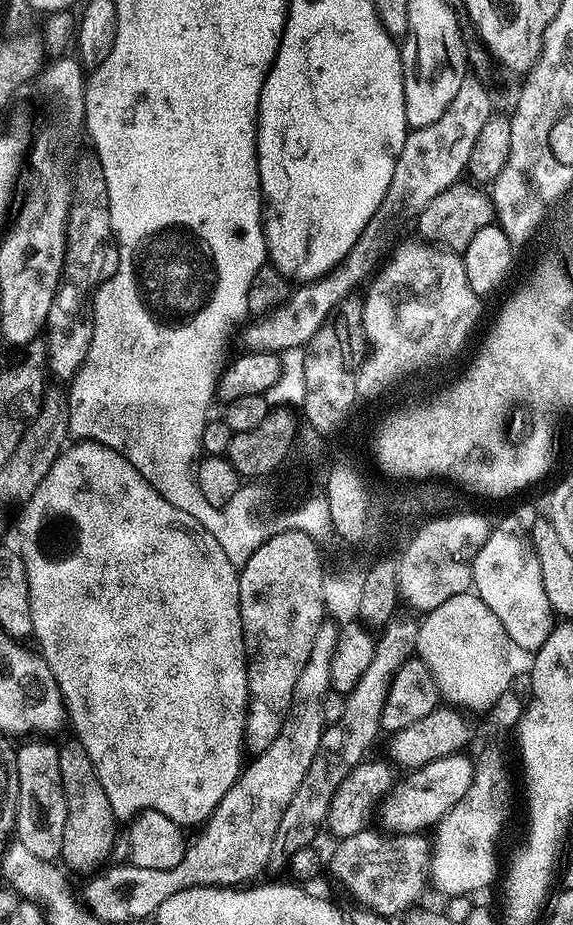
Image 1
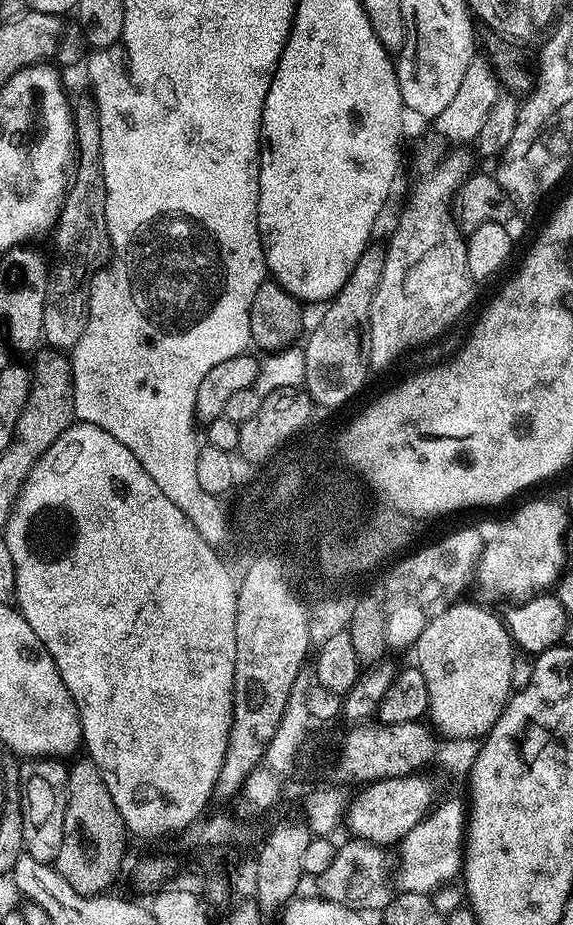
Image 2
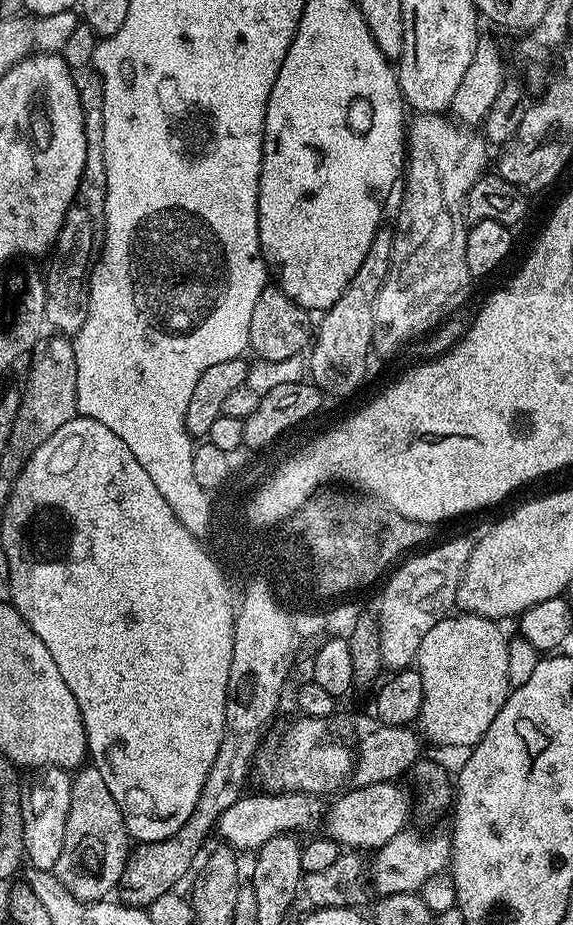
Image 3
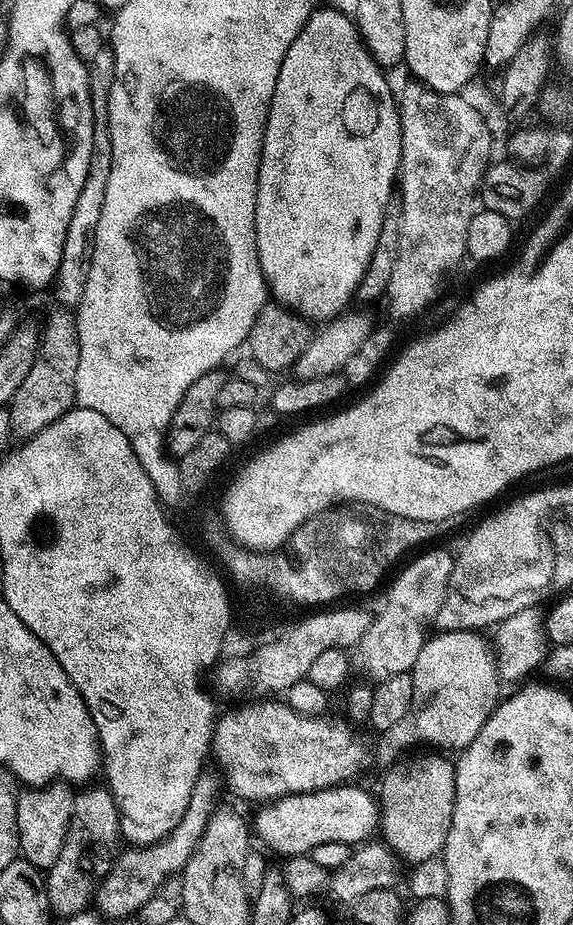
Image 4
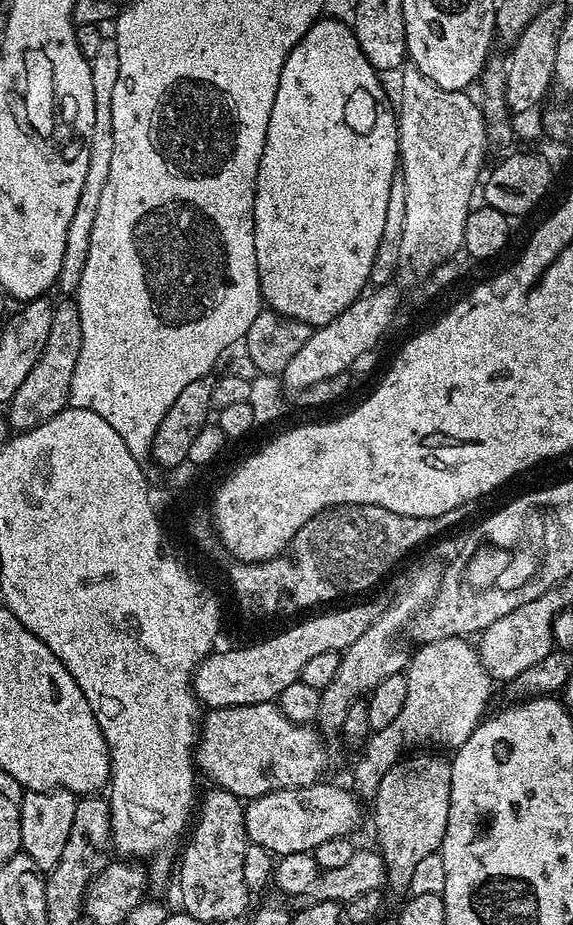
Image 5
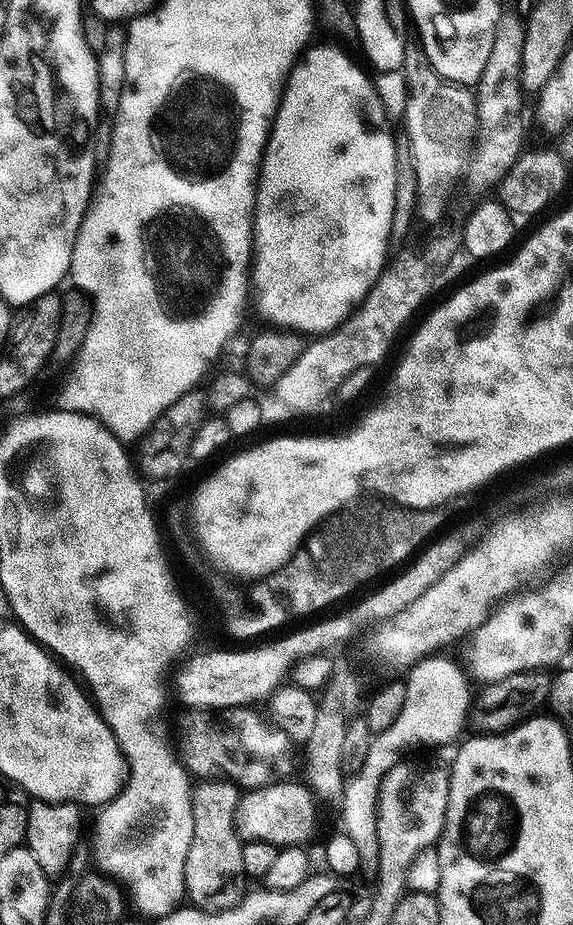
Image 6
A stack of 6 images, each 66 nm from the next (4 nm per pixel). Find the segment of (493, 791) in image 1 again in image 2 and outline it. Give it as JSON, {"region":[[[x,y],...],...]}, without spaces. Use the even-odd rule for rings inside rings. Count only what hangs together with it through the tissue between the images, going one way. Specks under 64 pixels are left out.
{"region":[[[458,798],[439,801],[424,820],[414,826],[400,843],[404,852],[403,889],[412,893],[431,895],[449,885],[463,871],[466,856],[466,804]]]}

